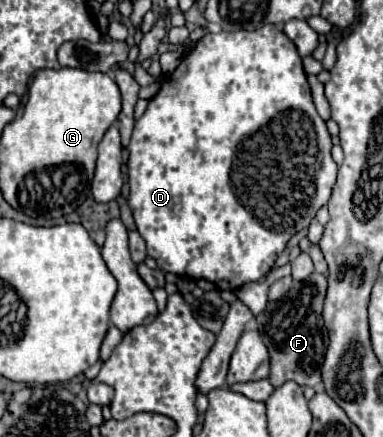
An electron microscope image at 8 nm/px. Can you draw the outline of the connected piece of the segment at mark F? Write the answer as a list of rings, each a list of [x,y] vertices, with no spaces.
[[[312,273],[306,281],[302,281],[294,291],[288,291],[280,299],[278,309],[268,309],[256,317],[258,331],[262,335],[264,345],[270,351],[270,383],[280,387],[286,381],[296,381],[298,385],[318,385],[320,369],[324,363],[328,331],[322,319],[322,305],[326,295],[326,277],[322,273]]]

